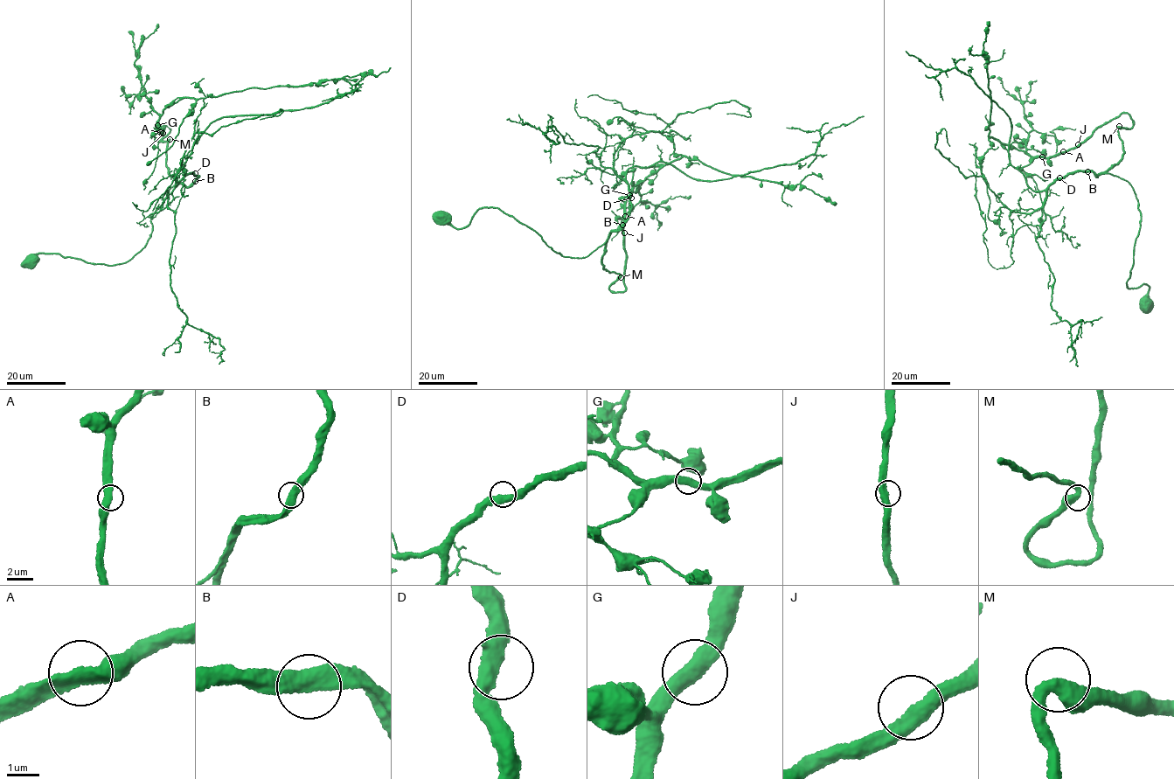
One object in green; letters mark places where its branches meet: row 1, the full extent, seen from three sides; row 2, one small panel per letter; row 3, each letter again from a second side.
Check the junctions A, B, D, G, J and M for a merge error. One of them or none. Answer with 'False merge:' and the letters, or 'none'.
False merge: none

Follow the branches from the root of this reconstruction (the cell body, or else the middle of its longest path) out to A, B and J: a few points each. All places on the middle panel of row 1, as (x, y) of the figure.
A: (441, 219), (460, 228), (497, 207), (572, 257), (606, 242), (621, 292), (625, 216)
B: (441, 219), (460, 228), (469, 225), (479, 209), (497, 207), (558, 253), (581, 258), (622, 225)
J: (441, 219), (460, 228), (497, 207), (572, 257), (606, 242), (614, 292), (624, 233)

